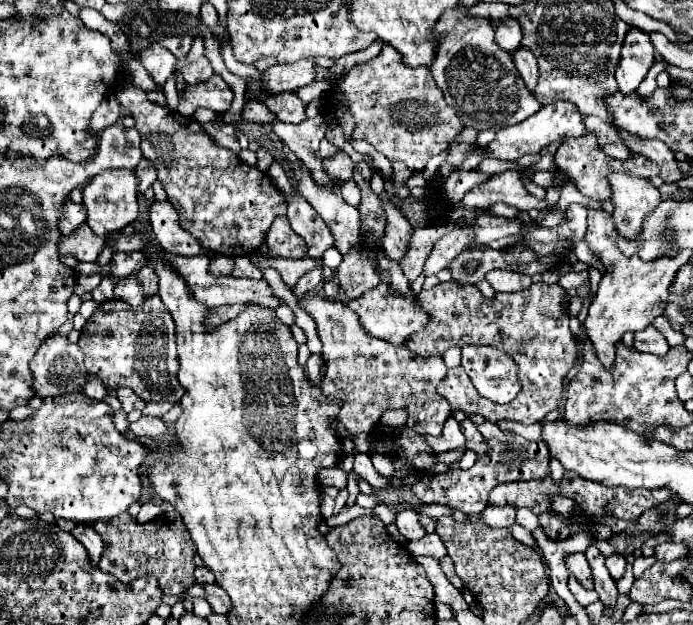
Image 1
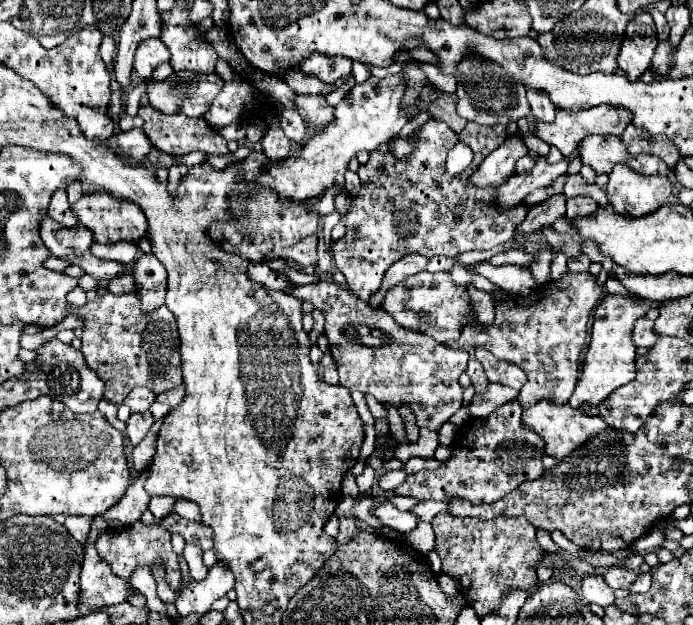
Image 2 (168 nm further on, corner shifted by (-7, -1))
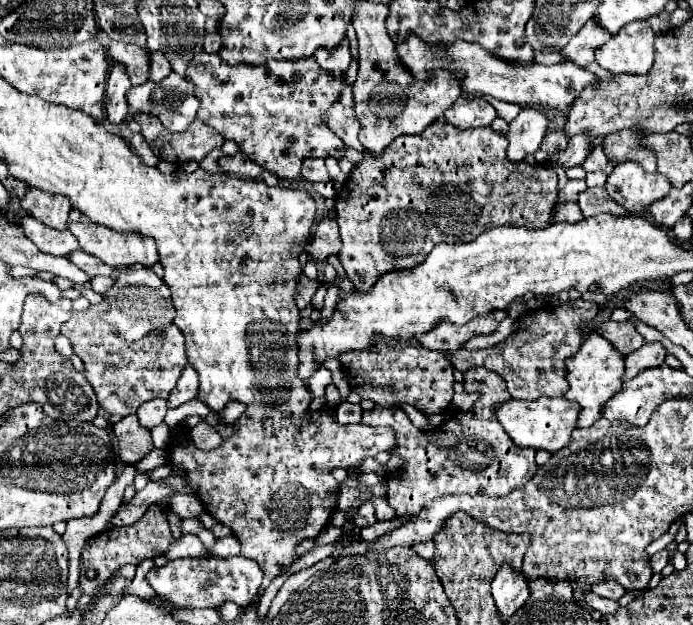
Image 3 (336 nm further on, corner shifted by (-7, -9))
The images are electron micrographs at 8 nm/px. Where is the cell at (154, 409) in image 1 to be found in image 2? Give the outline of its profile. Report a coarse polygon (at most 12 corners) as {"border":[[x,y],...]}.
{"border":[[185,384],[159,394],[157,400],[177,408],[185,396]]}

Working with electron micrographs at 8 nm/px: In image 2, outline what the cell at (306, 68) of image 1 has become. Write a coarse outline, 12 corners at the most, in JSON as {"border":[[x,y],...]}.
{"border":[[315,52],[301,70],[323,82],[349,76],[353,62]]}

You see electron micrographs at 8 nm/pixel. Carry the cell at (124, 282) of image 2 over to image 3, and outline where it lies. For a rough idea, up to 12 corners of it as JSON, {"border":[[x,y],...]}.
{"border":[[91,278],[91,288],[99,294],[107,294],[113,278]]}

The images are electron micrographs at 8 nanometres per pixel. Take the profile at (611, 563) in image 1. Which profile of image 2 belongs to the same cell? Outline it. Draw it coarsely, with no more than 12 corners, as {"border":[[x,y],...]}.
{"border":[[609,568],[605,582],[609,588],[629,588],[643,572]]}

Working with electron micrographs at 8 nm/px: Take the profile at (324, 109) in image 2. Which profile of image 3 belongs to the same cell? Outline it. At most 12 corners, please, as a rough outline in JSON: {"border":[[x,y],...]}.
{"border":[[339,102],[325,112],[325,122],[347,146],[359,144],[359,122],[353,108]]}

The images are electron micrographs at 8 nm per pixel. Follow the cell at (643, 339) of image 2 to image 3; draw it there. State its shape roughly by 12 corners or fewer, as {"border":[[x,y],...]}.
{"border":[[607,320],[597,328],[625,356],[645,344],[633,322]]}

